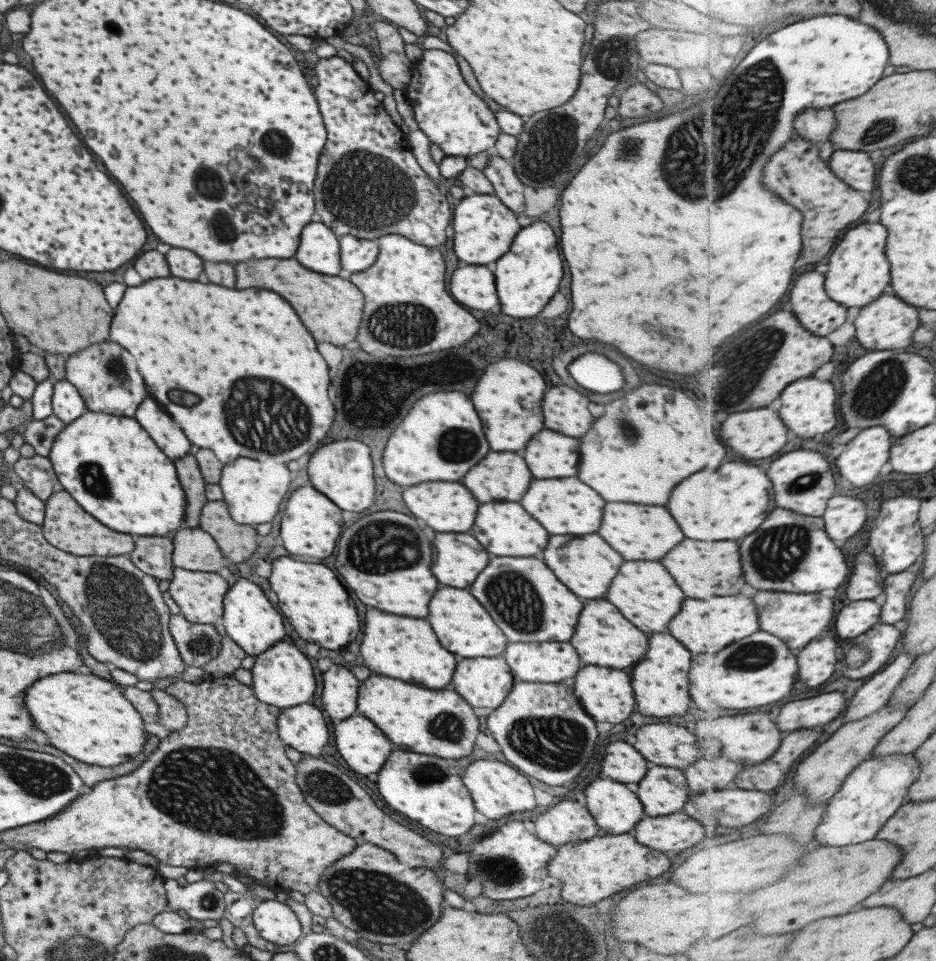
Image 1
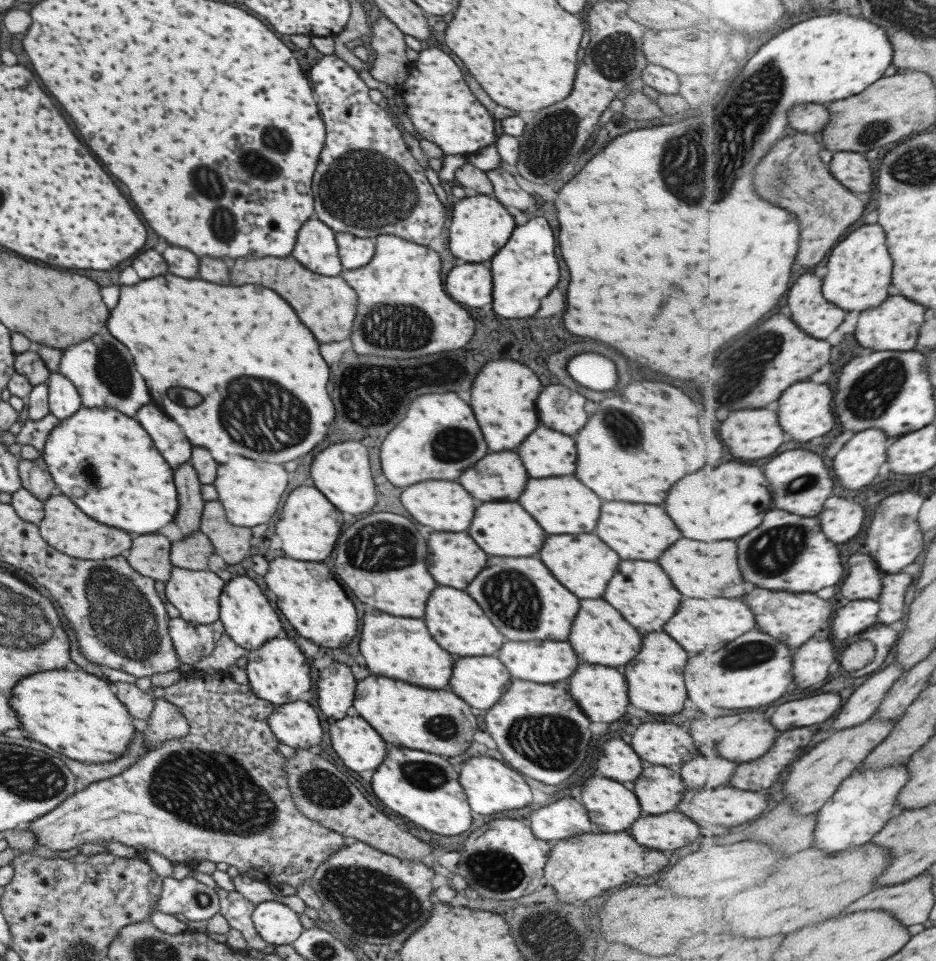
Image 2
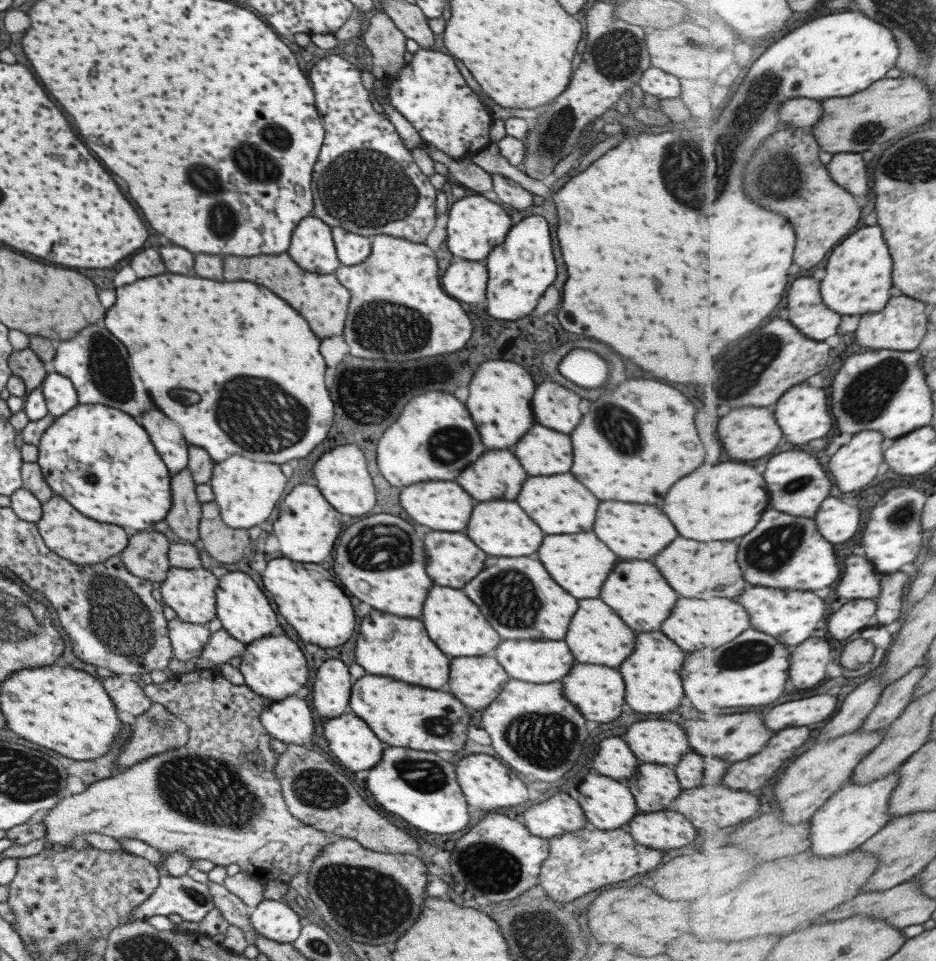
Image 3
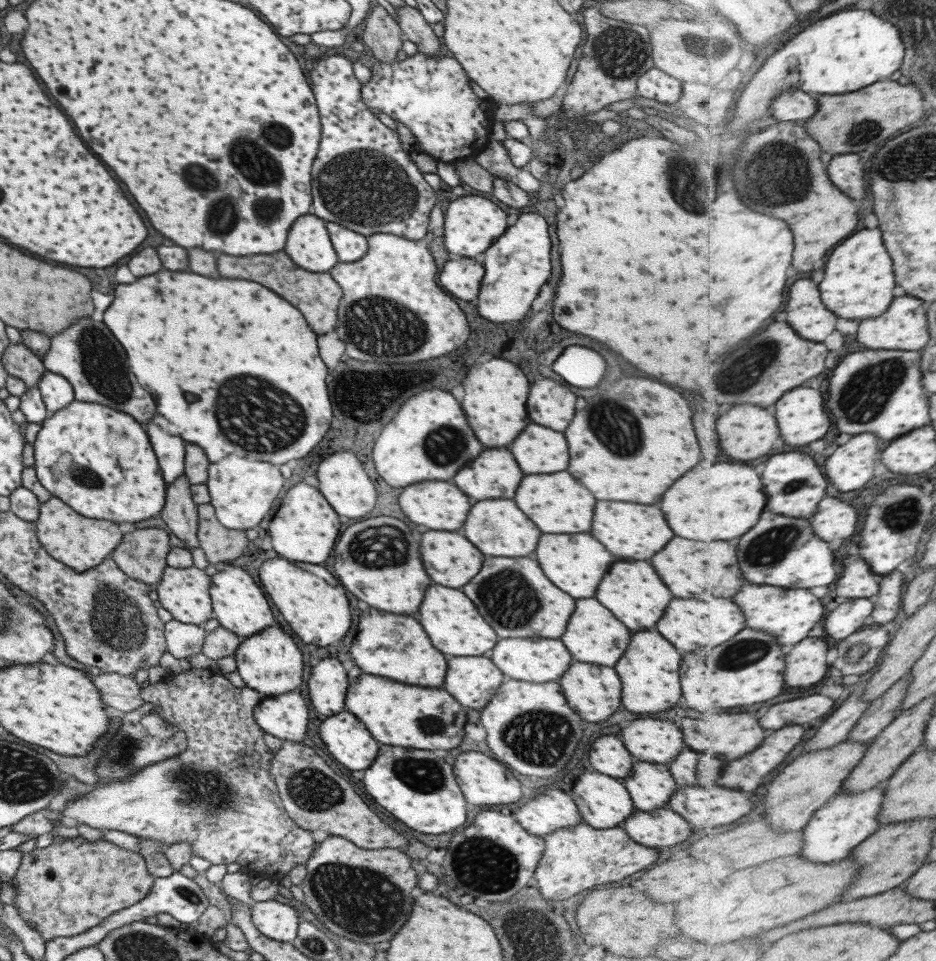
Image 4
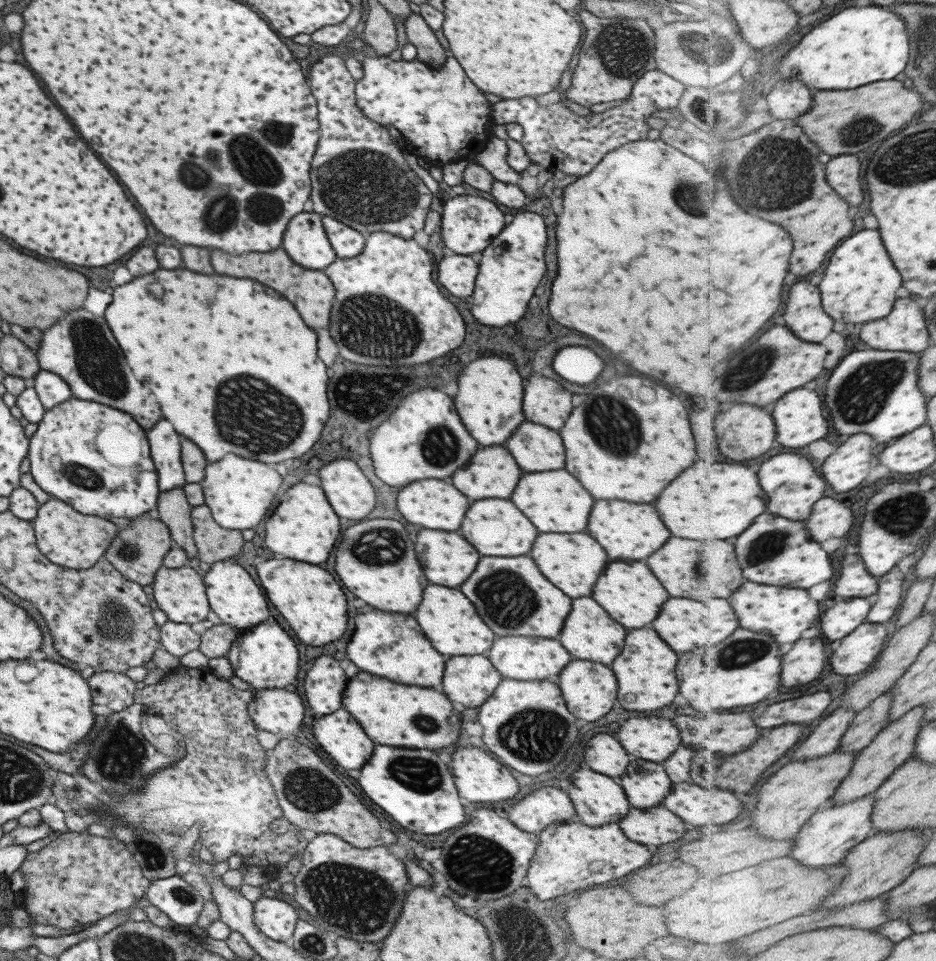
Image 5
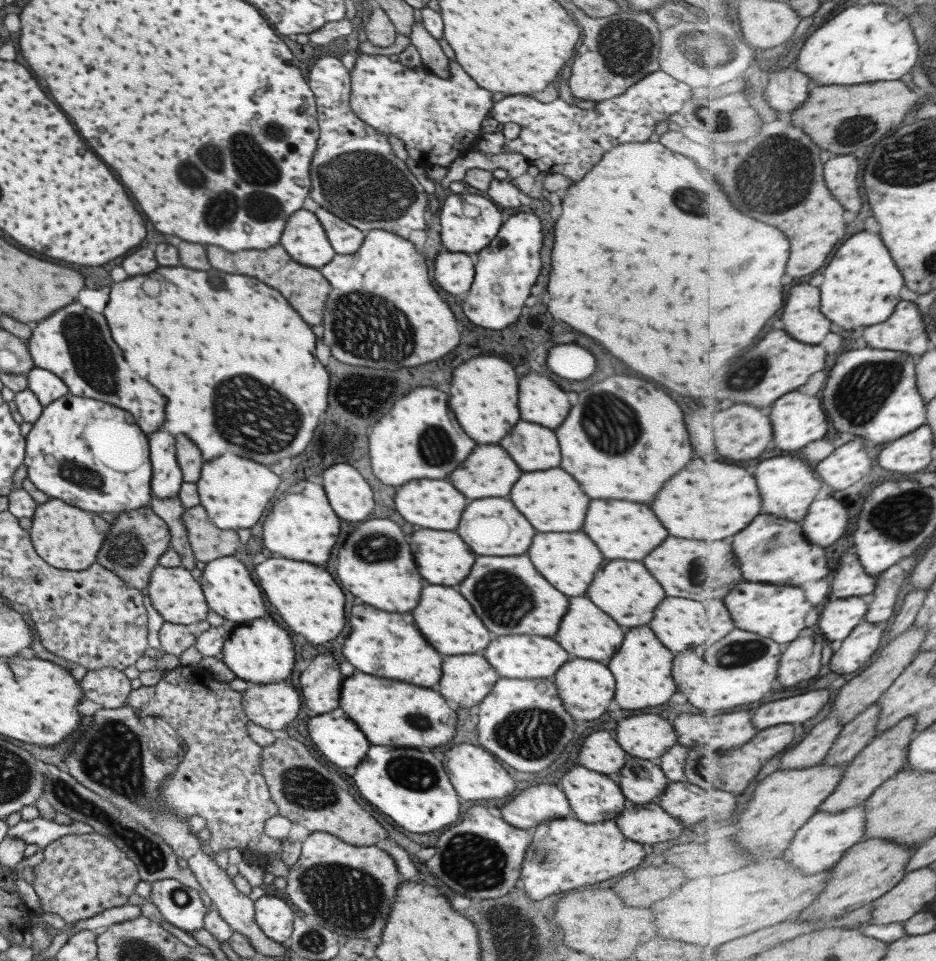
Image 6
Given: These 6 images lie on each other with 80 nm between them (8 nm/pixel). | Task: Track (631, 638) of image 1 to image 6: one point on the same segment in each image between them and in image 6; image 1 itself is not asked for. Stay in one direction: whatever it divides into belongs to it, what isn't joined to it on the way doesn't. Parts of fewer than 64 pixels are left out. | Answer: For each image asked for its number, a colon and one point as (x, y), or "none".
2: (598, 635)
3: (596, 636)
4: (592, 635)
5: (588, 633)
6: (584, 631)

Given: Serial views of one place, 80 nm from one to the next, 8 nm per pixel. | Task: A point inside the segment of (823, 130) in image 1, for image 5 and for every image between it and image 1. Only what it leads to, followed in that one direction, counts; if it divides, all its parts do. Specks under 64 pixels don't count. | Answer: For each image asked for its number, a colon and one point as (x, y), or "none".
2: (812, 118)
3: (801, 112)
4: (797, 106)
5: (790, 99)

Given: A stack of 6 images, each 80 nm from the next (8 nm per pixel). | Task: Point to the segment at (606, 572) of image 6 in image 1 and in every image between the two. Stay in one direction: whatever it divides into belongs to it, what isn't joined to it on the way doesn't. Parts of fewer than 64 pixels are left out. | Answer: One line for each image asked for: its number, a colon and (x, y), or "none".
1: (643, 592)
2: (640, 592)
3: (636, 592)
4: (631, 591)
5: (629, 593)

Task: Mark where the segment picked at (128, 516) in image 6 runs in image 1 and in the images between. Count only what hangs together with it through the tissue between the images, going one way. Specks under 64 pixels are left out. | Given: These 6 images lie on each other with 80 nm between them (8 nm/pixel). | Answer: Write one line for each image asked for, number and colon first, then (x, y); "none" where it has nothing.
1: (152, 555)
2: (148, 555)
3: (145, 555)
4: (141, 554)
5: (137, 551)

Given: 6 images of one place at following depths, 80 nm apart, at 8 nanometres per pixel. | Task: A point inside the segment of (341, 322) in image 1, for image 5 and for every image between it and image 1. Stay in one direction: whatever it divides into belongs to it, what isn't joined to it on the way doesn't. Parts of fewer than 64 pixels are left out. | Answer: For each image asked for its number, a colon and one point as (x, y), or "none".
2: (326, 304)
3: (321, 299)
4: (315, 295)
5: (309, 291)

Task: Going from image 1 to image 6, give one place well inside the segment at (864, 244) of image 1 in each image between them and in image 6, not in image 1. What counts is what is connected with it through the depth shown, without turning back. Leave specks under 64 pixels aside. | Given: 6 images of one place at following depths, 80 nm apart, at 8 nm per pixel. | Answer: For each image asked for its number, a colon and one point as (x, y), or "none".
2: (860, 269)
3: (858, 281)
4: (860, 280)
5: (861, 282)
6: (862, 286)

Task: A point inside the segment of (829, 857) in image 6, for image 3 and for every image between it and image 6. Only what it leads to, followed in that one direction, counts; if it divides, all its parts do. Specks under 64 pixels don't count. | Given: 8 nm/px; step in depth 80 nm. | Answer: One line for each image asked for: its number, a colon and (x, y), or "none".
3: (855, 814)
4: (847, 820)
5: (830, 834)

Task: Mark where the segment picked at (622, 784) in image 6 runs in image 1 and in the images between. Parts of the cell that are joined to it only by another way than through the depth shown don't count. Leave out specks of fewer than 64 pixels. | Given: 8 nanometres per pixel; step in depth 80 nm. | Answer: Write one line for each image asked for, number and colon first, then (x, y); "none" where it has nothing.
1: (663, 790)
2: (658, 789)
3: (653, 787)
4: (650, 785)
5: (645, 784)

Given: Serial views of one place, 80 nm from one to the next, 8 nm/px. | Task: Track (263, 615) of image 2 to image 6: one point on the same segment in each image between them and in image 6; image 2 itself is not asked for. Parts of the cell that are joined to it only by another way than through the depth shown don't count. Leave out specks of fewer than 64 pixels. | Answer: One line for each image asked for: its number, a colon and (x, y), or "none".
3: (244, 613)
4: (238, 604)
5: (237, 601)
6: (228, 591)

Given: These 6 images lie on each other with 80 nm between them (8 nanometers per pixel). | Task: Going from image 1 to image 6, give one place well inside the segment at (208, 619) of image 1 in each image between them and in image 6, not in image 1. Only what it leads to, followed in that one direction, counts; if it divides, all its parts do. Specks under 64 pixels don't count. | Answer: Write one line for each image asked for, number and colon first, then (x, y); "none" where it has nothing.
2: (195, 594)
3: (191, 592)
4: (183, 592)
5: (179, 592)
6: (174, 594)

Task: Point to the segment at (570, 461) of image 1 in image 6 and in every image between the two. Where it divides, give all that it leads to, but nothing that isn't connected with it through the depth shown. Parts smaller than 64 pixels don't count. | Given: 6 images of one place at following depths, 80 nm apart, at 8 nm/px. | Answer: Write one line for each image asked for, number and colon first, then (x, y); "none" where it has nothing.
2: (545, 452)
3: (541, 451)
4: (537, 450)
5: (535, 448)
6: (532, 447)

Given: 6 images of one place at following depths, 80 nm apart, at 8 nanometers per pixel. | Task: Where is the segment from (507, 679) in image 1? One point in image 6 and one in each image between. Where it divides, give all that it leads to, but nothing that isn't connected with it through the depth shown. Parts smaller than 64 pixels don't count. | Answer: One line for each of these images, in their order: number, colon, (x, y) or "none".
2: (480, 682)
3: (475, 681)
4: (471, 681)
5: (468, 680)
6: (466, 678)

